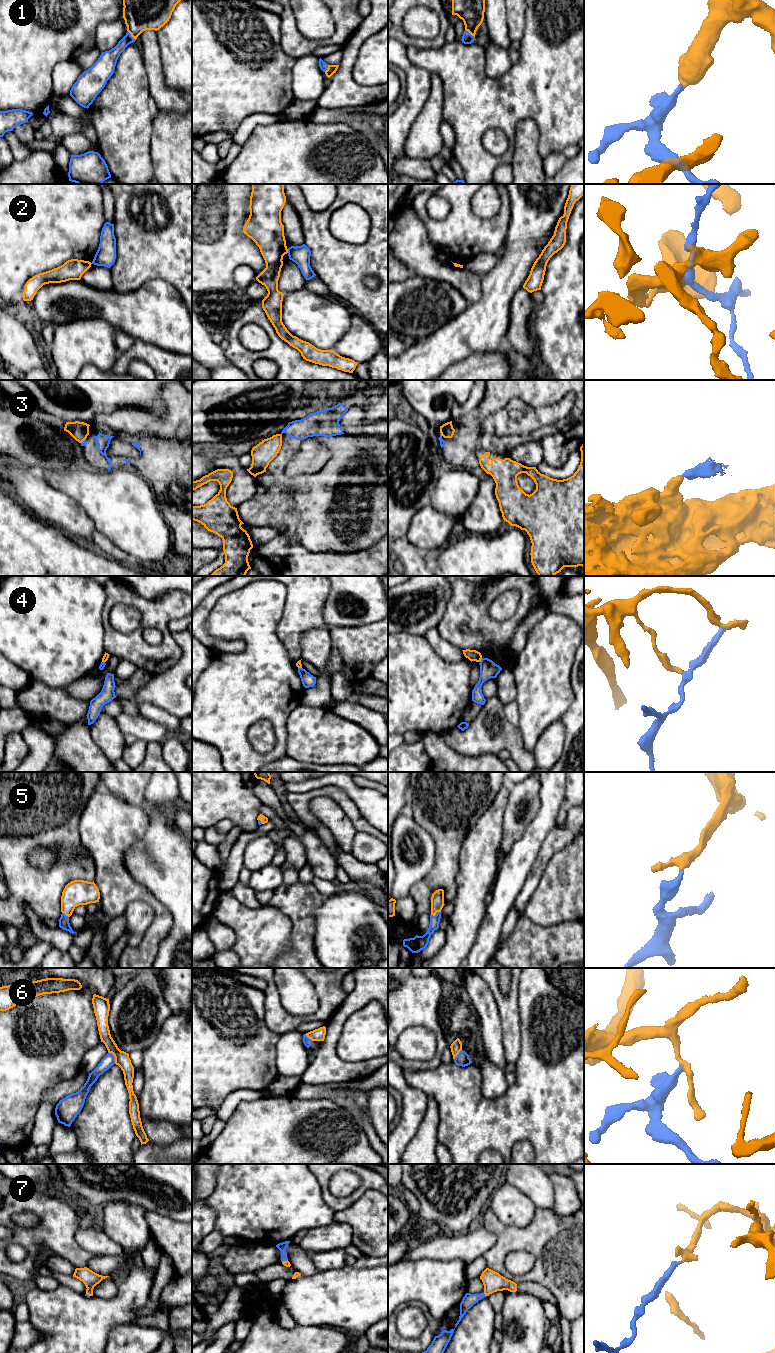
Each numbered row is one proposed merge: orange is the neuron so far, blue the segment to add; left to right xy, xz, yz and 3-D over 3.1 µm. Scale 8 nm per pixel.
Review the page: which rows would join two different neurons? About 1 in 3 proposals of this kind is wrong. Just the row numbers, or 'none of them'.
2, 3, 4, 6

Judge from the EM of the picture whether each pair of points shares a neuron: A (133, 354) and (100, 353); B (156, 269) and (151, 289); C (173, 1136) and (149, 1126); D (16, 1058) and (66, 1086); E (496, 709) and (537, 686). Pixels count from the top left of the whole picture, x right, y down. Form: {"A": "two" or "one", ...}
{"A": "two", "B": "two", "C": "one", "D": "two", "E": "two"}

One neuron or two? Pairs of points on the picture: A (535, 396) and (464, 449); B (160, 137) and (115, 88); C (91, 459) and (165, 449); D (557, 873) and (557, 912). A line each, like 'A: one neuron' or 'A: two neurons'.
A: one neuron
B: two neurons
C: one neuron
D: one neuron

